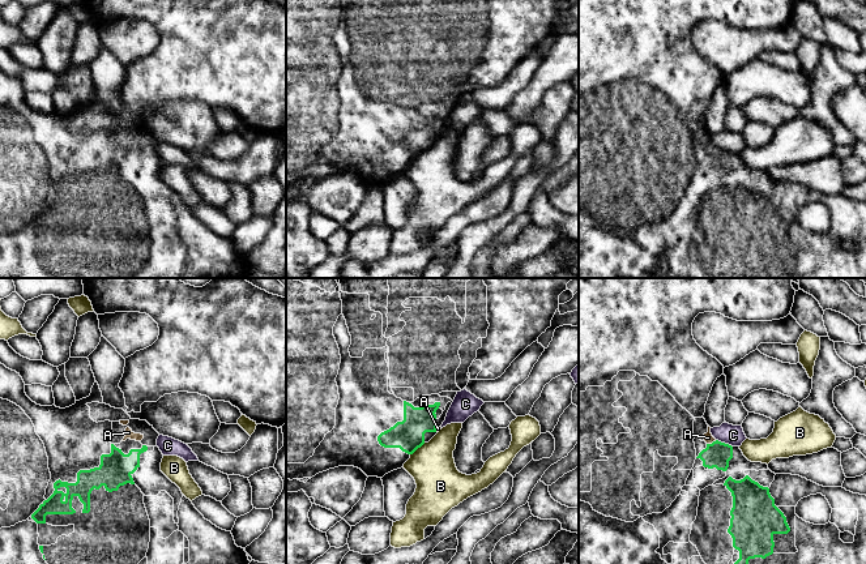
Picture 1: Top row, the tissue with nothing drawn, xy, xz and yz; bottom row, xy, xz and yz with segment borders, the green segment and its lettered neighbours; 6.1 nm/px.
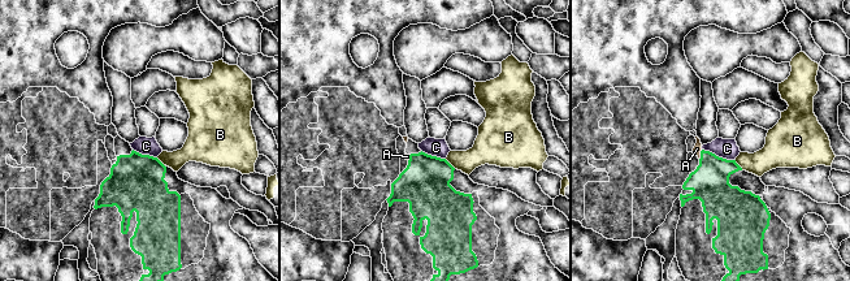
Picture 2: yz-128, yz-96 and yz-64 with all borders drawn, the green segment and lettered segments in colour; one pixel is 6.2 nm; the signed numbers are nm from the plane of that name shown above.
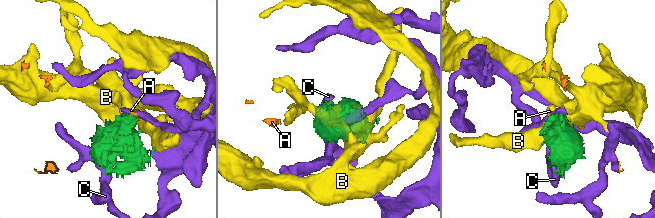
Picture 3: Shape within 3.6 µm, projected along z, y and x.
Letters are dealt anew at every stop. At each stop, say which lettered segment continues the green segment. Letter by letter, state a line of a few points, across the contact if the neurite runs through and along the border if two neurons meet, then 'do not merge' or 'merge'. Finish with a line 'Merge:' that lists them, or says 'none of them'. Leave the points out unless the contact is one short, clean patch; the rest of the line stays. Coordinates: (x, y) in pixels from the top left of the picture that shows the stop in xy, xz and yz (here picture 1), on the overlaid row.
A: merge
B: do not merge
C: line yz (716, 439), (732, 447); do not merge
Merge: A

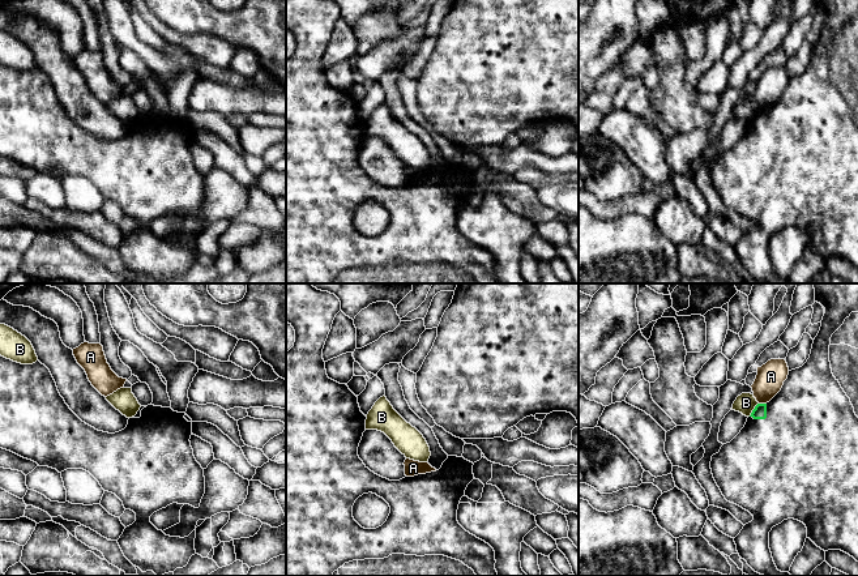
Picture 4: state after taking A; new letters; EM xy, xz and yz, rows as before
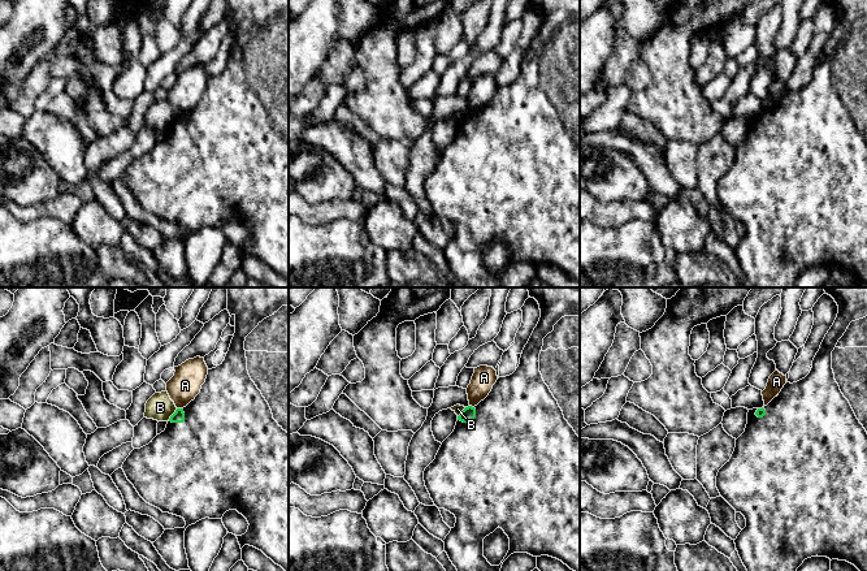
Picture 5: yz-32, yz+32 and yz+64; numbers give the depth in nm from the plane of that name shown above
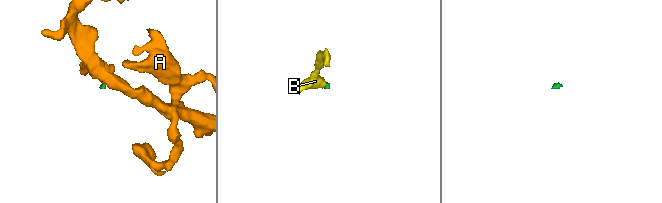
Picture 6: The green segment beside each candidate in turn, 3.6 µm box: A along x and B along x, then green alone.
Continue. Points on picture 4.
A: line yz (759, 402), (765, 404); do not merge
B: line yz (758, 402), (748, 416); do not merge
Merge: none of them

